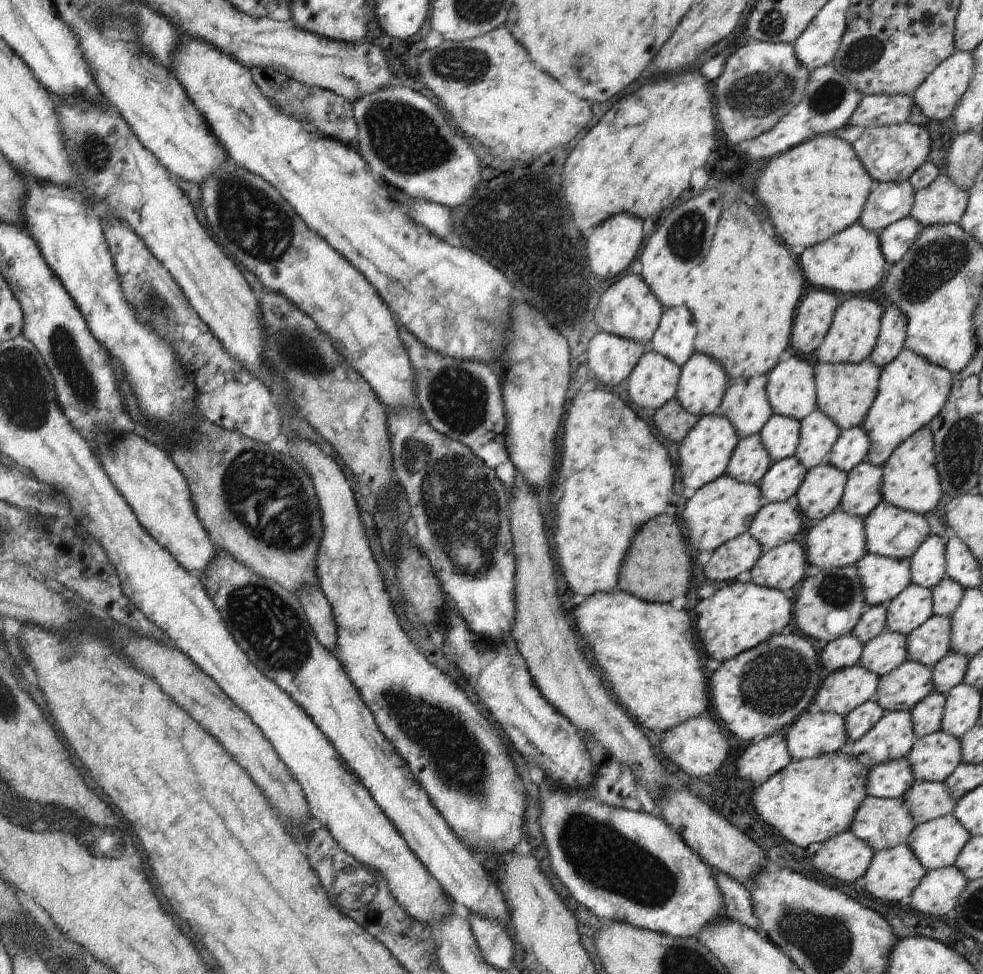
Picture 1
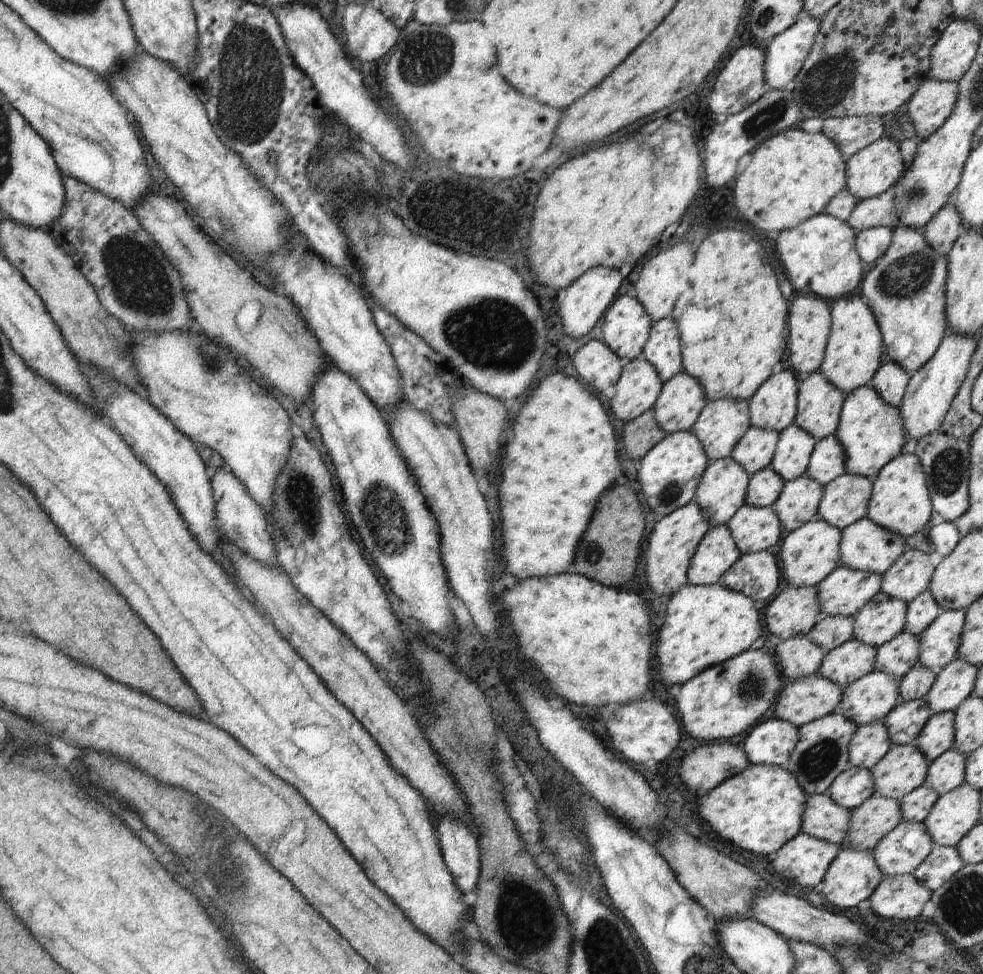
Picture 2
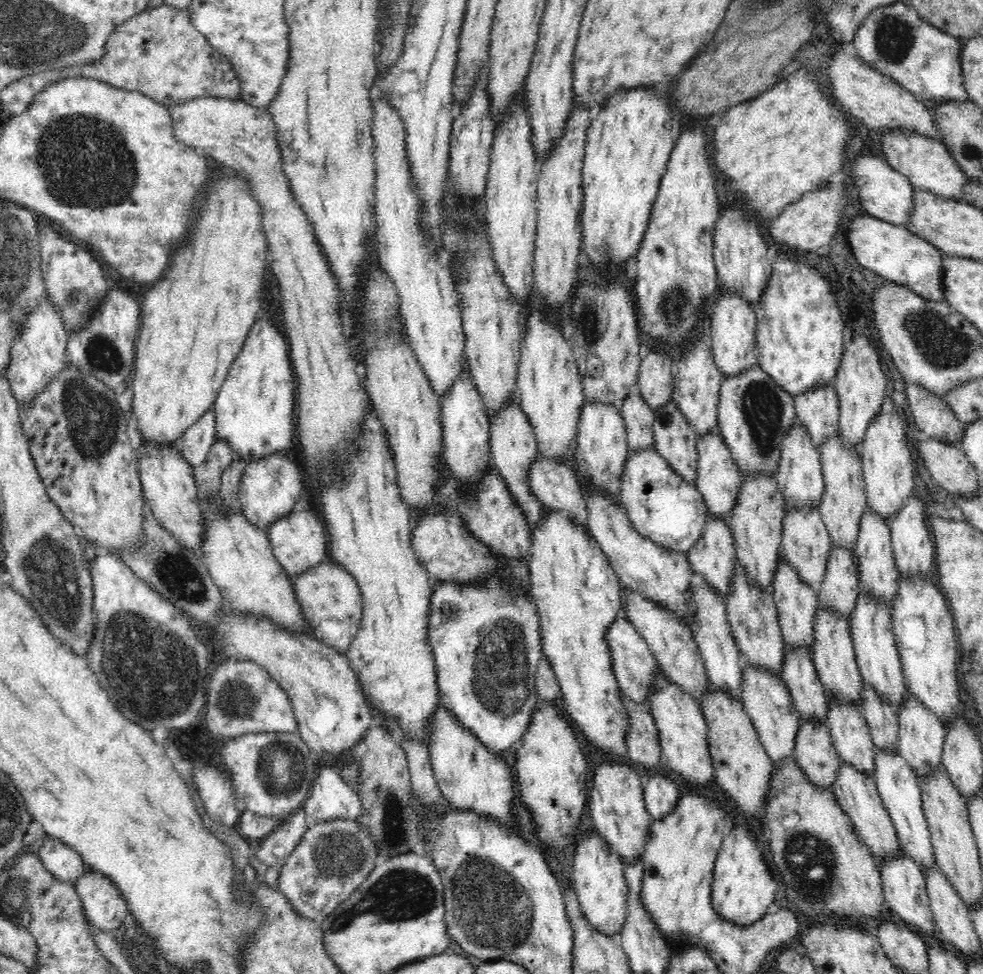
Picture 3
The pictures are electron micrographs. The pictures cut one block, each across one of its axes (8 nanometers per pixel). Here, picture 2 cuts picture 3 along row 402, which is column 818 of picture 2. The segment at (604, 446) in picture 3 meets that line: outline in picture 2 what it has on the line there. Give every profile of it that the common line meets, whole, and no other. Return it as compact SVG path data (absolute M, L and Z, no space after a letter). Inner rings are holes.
M838 565L816 586L821 616L854 616L881 591L881 576Z

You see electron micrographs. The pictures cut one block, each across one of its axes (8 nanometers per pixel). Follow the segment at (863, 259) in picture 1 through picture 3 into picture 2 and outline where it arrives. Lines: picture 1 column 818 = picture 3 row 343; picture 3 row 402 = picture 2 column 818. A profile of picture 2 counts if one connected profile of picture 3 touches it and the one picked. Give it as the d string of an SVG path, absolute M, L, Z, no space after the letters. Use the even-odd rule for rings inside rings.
M824 212L802 221L796 228L774 235L776 250L794 288L800 292L810 290L826 300L852 294L862 282L864 270L855 248L855 238L855 230L846 221Z

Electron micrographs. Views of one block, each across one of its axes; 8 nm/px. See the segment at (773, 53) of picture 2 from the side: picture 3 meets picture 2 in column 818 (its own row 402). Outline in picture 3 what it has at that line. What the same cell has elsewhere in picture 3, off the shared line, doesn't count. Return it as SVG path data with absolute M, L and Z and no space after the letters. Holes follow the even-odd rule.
M47 298L42 304L38 304L36 310L28 314L20 336L14 336L14 344L9 352L10 366L5 378L8 379L11 391L21 407L31 405L32 399L70 364L67 344L68 331L65 329L61 313Z

